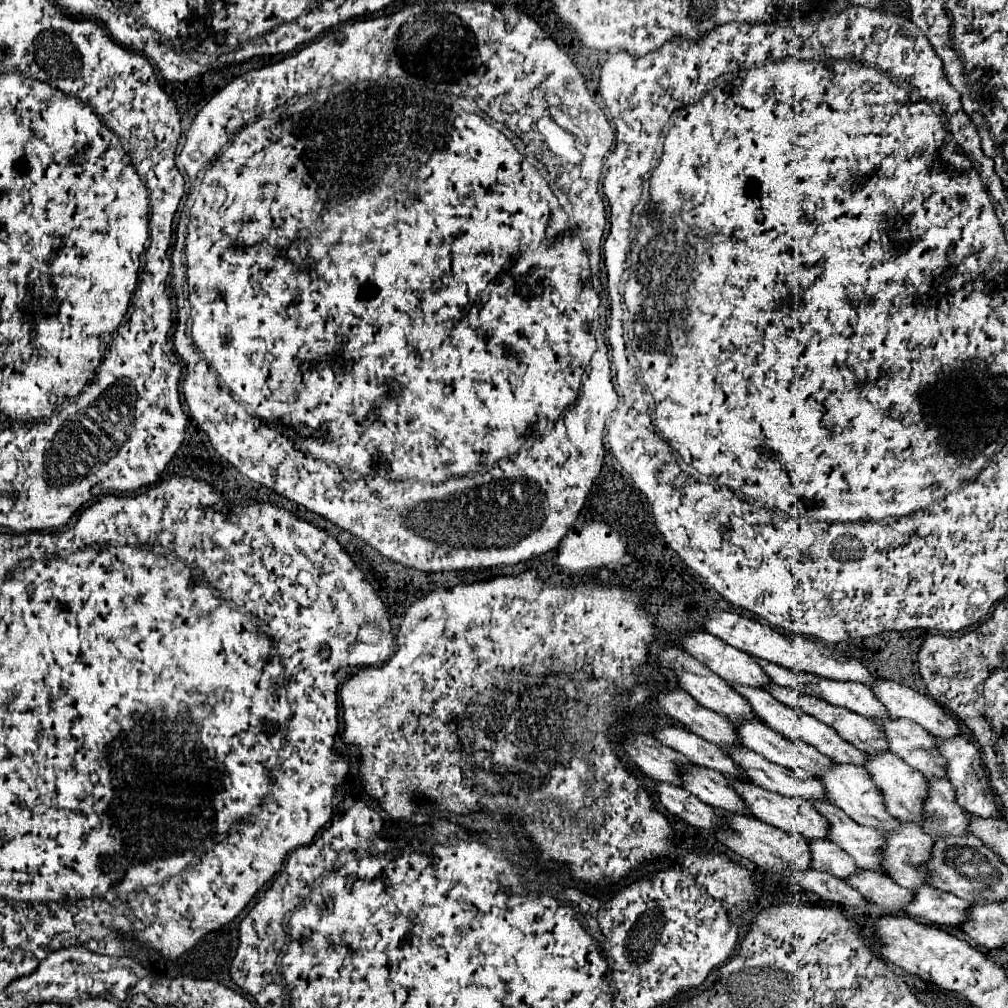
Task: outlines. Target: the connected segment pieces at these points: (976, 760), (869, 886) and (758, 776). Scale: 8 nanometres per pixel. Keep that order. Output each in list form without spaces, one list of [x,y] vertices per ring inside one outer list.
[[[958,735],[954,739],[940,741],[938,747],[942,751],[942,757],[948,761],[948,779],[950,779],[950,783],[954,783],[956,801],[960,803],[960,807],[972,815],[978,815],[978,817],[986,817],[986,819],[1000,817],[1002,811],[998,807],[996,793],[992,793],[992,789],[990,789],[988,773],[986,773],[986,767],[982,763],[980,751],[970,741],[966,741],[962,735]]]
[[[862,869],[858,875],[852,875],[852,877],[846,879],[846,881],[850,881],[850,885],[852,885],[856,891],[860,891],[868,901],[884,907],[884,909],[890,911],[890,913],[900,913],[900,911],[904,911],[904,905],[908,905],[908,903],[912,901],[912,897],[914,897],[912,891],[900,887],[898,883],[894,883],[894,881],[888,879],[886,875],[874,873],[874,871],[870,871],[870,869]]]
[[[732,747],[728,755],[732,755],[736,763],[742,763],[742,767],[746,767],[746,775],[750,775],[750,779],[754,779],[754,785],[758,787],[804,801],[828,801],[824,785],[808,771],[778,767],[776,763],[762,759],[762,755],[746,747]]]

